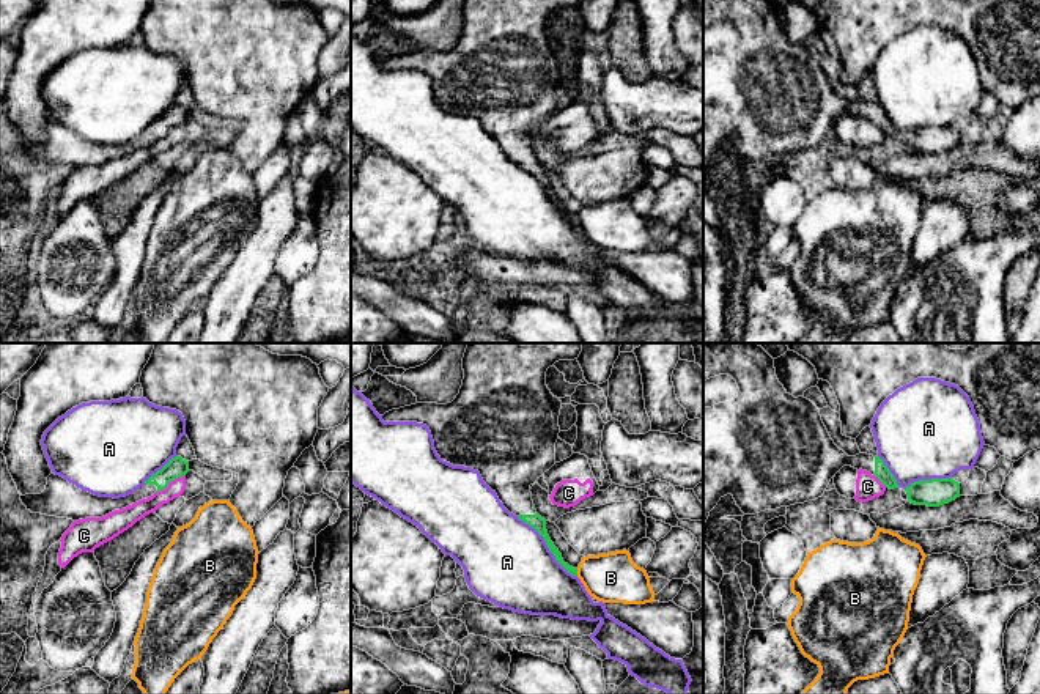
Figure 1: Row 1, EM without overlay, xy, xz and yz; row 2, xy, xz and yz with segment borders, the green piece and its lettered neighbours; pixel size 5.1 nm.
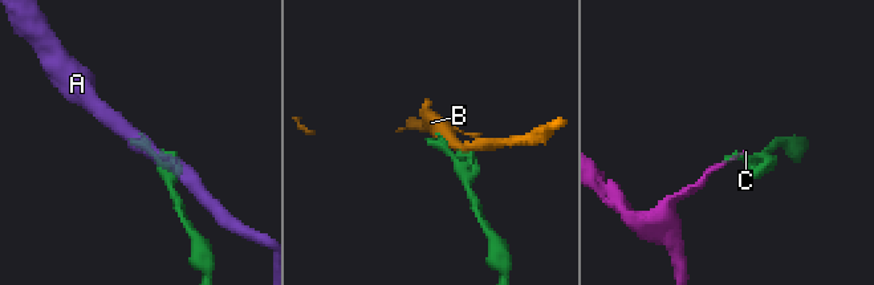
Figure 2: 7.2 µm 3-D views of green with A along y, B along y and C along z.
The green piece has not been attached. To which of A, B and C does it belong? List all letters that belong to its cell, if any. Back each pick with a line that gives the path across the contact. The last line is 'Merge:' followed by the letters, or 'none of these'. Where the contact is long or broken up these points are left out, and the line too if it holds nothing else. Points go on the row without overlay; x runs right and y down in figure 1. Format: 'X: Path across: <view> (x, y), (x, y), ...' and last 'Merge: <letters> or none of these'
Merge: none of these

